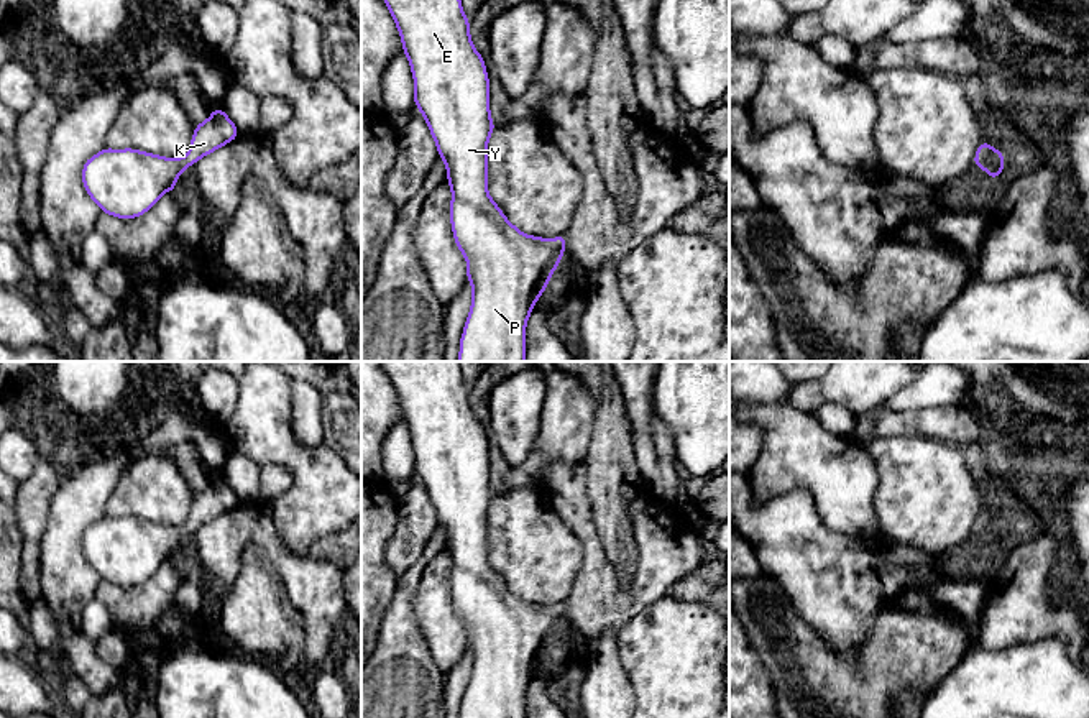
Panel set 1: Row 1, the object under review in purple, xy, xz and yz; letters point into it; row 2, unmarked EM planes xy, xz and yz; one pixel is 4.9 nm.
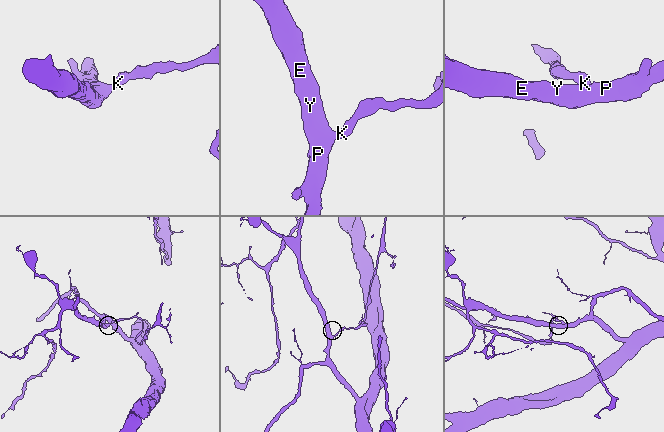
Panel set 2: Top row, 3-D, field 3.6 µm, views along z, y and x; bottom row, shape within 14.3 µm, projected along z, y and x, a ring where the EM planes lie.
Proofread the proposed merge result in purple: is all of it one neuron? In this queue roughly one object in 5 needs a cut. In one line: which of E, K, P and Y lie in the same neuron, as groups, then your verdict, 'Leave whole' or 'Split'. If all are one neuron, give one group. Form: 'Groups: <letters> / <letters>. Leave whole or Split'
Groups: E K P Y. Leave whole

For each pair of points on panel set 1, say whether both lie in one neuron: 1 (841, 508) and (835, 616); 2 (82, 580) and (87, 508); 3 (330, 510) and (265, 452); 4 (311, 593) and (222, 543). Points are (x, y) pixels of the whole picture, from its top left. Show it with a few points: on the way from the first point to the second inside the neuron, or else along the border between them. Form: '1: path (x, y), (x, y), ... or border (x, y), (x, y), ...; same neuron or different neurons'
1: border (813, 503), (830, 528), (859, 539), (873, 551); different neurons
2: path (71, 562), (71, 526); same neuron
3: path (322, 490), (284, 452); same neuron
4: path (293, 569), (258, 533), (247, 533); same neuron

